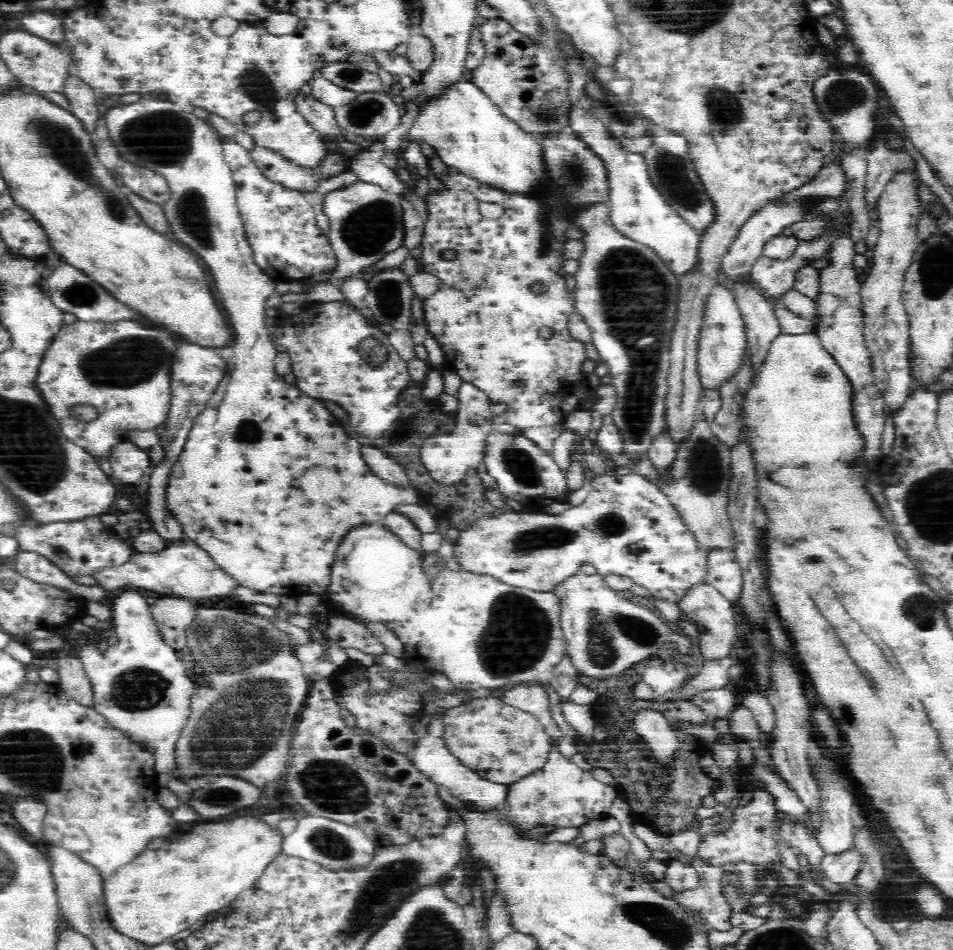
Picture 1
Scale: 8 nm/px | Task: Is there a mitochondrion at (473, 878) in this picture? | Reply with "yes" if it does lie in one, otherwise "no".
no

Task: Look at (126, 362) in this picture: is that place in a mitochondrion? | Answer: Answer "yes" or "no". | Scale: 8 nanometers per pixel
yes

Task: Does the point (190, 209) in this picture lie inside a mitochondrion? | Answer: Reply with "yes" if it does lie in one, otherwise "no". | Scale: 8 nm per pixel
yes

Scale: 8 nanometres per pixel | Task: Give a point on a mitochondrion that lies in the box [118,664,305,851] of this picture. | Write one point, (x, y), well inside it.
(222, 797)

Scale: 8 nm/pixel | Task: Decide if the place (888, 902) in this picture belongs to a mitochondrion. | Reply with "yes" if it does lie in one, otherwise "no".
no

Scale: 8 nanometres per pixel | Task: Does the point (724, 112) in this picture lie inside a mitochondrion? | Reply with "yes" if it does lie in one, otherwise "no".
yes

